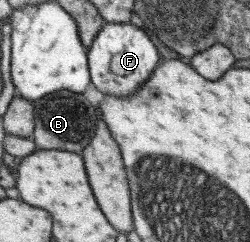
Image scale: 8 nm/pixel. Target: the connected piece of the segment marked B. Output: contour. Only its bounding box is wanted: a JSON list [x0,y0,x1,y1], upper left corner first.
[31,90,99,153]

